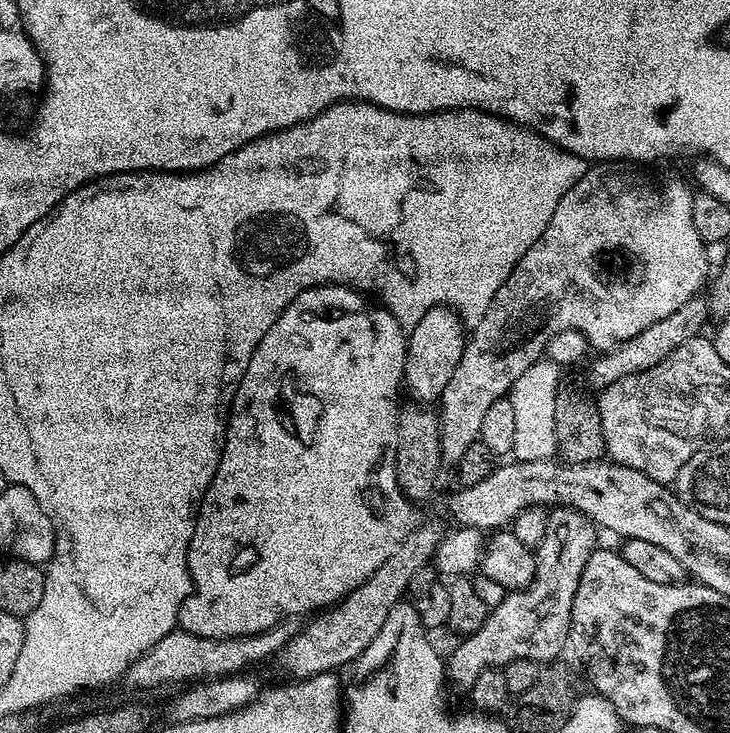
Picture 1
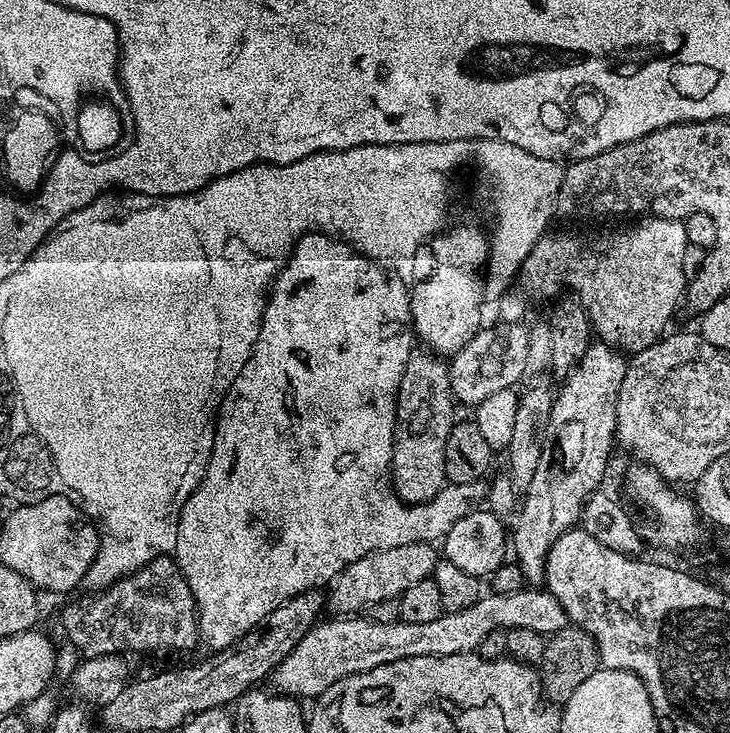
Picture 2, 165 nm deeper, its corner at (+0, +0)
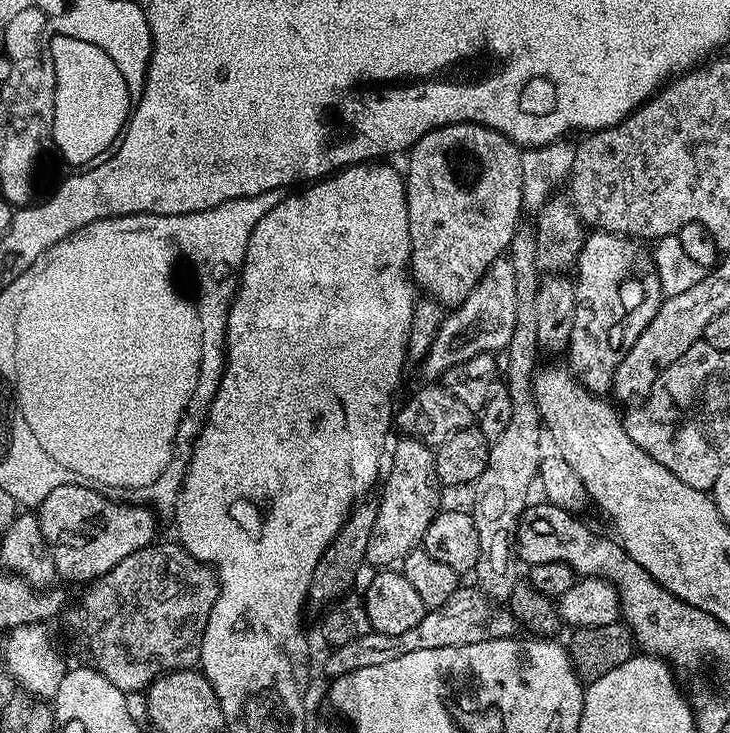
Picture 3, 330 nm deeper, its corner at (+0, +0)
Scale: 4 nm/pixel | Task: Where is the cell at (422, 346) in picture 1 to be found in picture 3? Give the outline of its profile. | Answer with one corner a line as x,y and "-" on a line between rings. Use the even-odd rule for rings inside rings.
481,124
435,128
422,134
406,153
408,172
403,173
403,178
412,247
410,275
421,293
438,301
445,309
457,308
465,300
489,266
511,249
512,240
518,235
524,207
521,153
510,138

